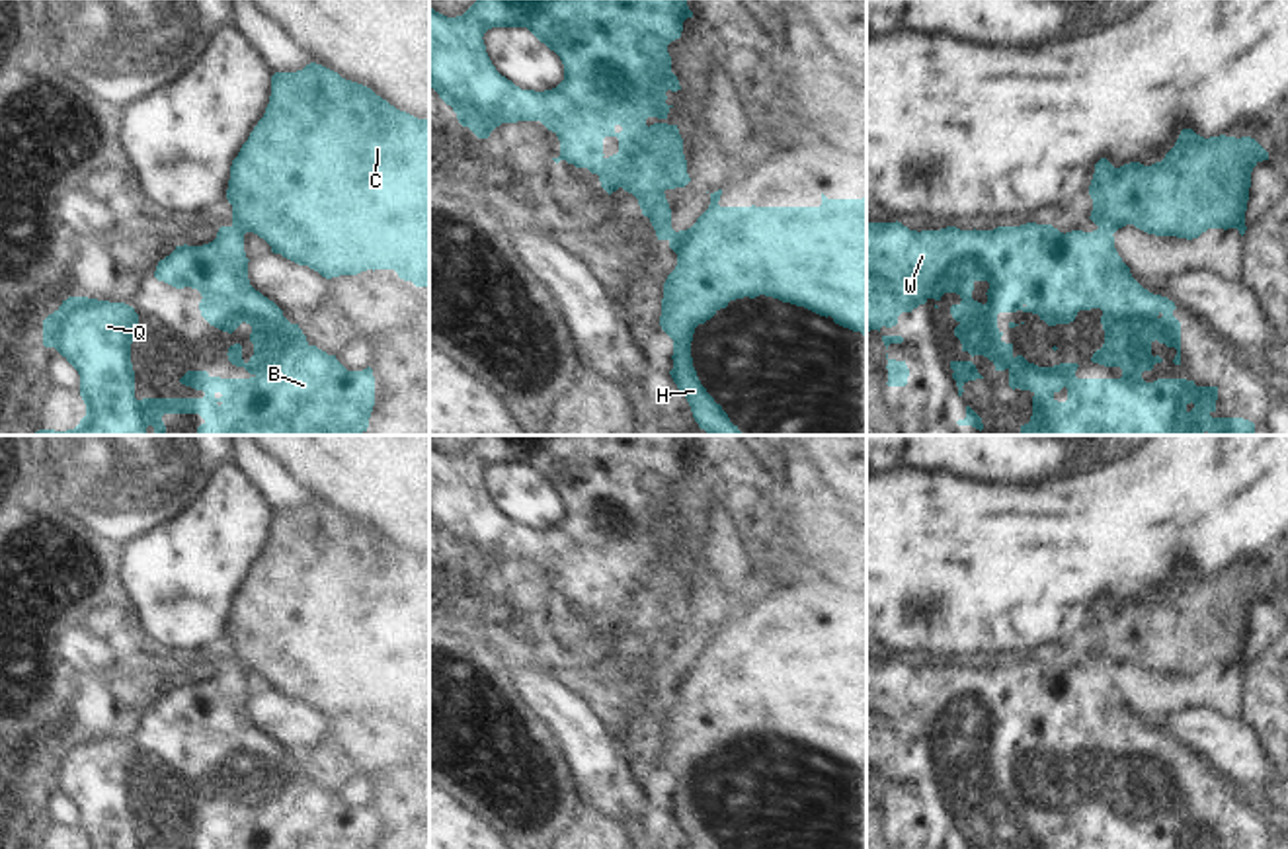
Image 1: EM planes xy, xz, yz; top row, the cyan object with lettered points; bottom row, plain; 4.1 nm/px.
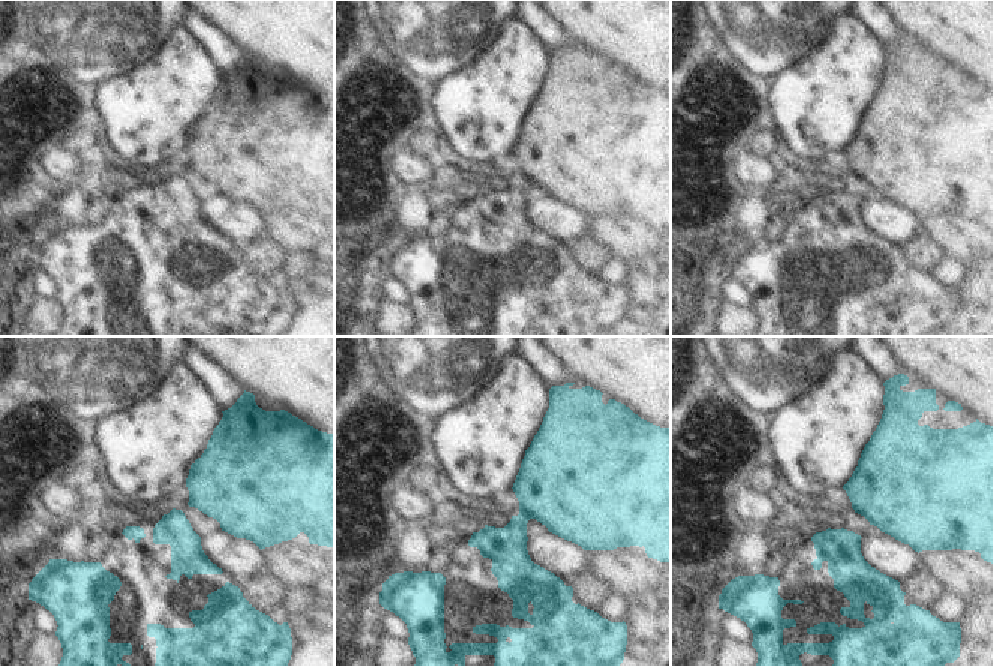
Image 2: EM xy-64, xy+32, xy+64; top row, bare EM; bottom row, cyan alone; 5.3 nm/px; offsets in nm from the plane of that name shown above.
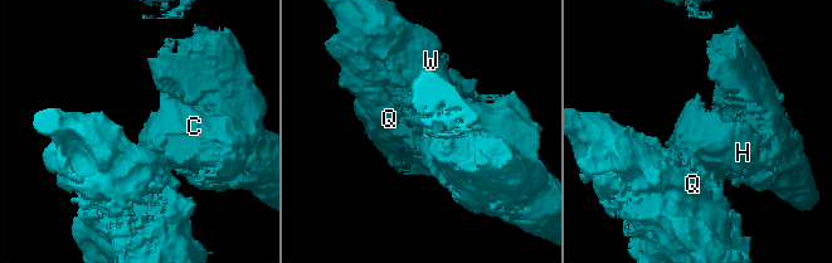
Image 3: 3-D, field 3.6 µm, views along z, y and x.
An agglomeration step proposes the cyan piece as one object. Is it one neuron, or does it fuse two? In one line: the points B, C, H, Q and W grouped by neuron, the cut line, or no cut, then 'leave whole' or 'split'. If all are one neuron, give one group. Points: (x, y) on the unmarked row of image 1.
B Q W / C H | xy (231, 664), (244, 670) | split

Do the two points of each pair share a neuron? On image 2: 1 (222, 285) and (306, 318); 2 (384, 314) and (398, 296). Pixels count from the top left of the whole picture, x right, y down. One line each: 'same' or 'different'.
1: different
2: different

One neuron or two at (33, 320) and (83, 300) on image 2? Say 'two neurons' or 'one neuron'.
two neurons

